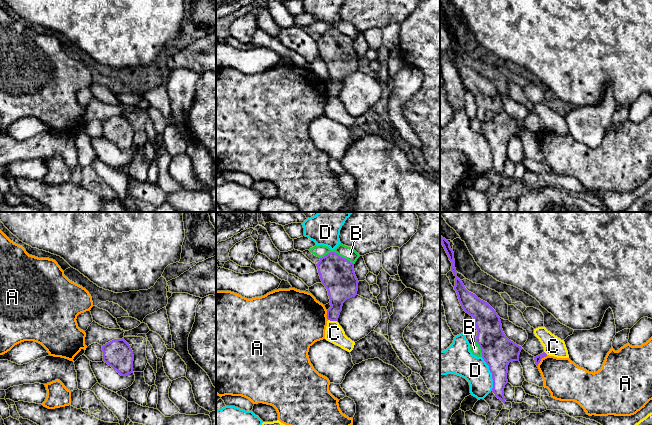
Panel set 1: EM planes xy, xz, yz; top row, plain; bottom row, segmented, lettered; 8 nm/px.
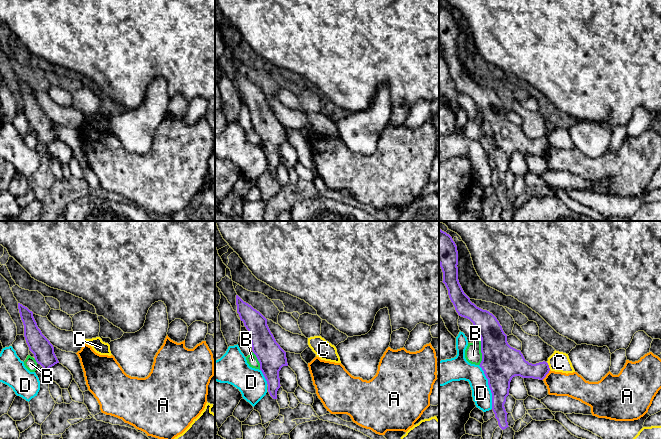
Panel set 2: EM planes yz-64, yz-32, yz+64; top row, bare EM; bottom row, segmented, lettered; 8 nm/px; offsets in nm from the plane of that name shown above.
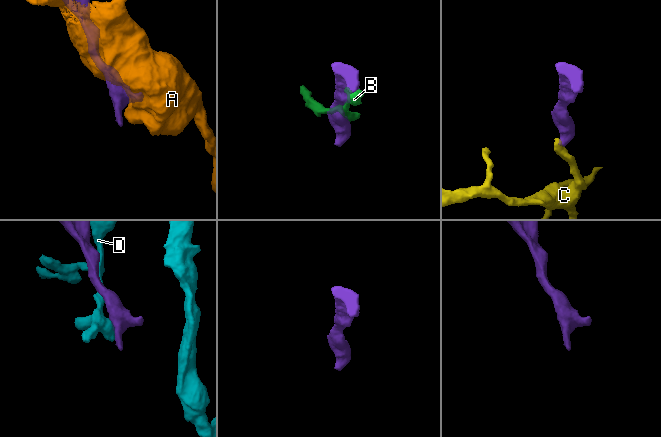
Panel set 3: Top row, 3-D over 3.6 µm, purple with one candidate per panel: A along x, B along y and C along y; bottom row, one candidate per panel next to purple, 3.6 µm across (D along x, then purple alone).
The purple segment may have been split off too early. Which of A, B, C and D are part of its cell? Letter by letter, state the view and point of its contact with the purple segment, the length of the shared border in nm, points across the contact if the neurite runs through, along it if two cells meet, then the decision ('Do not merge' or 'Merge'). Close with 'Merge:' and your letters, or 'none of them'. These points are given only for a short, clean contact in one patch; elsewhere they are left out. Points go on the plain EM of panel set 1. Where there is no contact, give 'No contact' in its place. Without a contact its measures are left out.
A: Touches purple at yz (540, 136). Shared border 130 nm. Boundary: yz (547, 131), (541, 135), (537, 142). Do not merge
B: Touches purple at xz (336, 29). Shared border 280 nm. Do not merge
C: Touches purple at xz (332, 96). Shared border 70 nm. Boundary: xz (328, 95), (336, 97). Do not merge
D: Touches purple at yz (492, 150). Shared border 280 nm. Boundary: yz (481, 133), (491, 149), (492, 166). Do not merge
Merge: none of them

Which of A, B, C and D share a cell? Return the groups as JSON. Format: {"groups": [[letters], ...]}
{"groups": [["A"], ["B"], ["C"], ["D"]]}

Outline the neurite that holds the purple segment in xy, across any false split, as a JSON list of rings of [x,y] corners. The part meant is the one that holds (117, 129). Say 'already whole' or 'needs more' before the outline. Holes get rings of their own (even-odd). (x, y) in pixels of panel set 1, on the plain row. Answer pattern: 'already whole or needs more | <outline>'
already whole | [[[114,115],[102,122],[103,137],[121,152],[133,149],[134,131],[130,121],[122,115]]]

